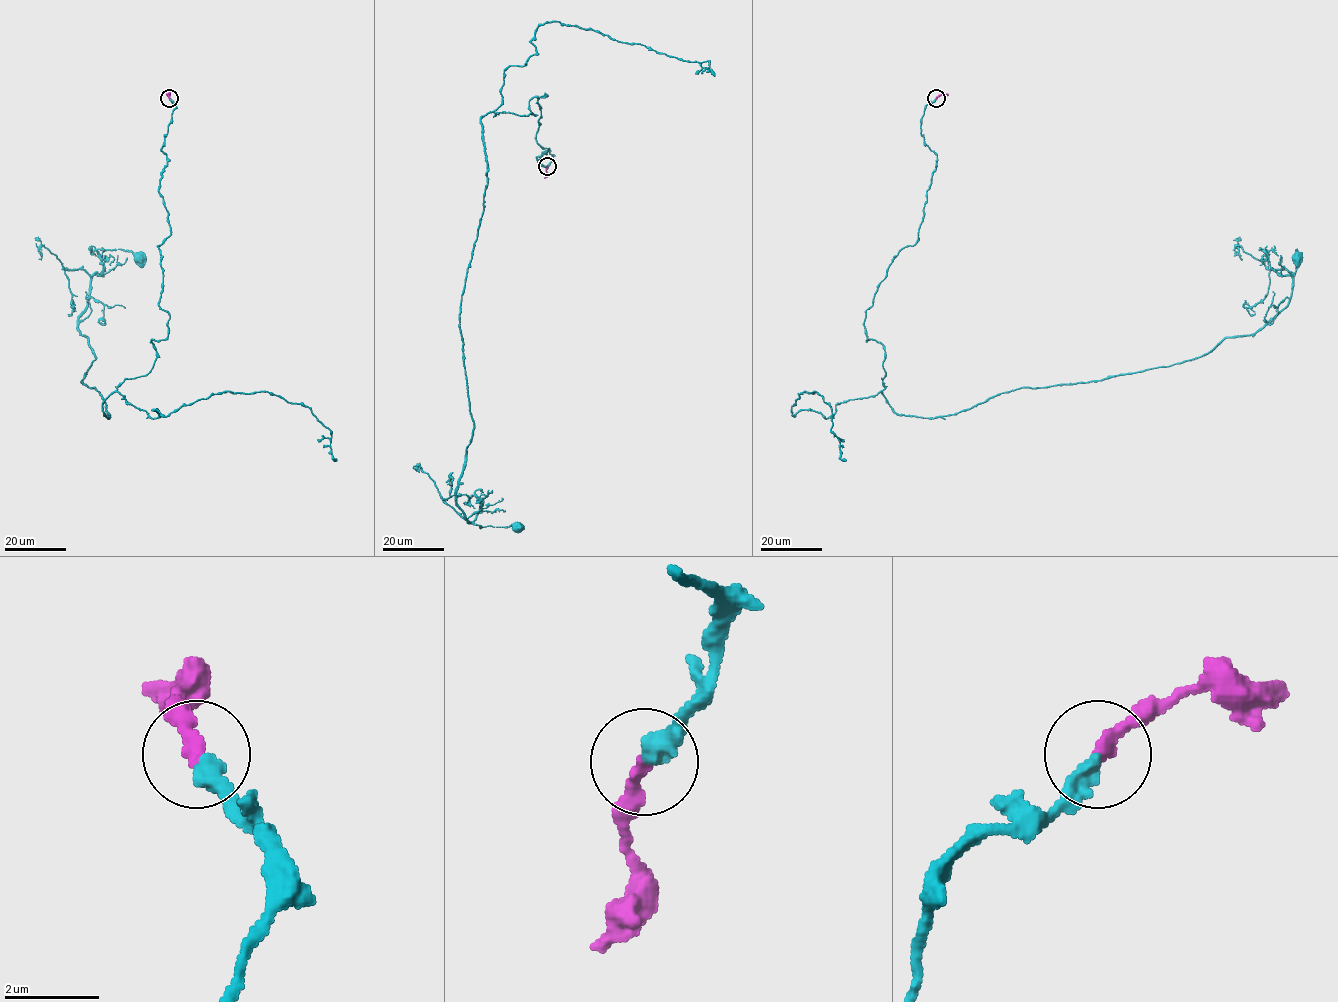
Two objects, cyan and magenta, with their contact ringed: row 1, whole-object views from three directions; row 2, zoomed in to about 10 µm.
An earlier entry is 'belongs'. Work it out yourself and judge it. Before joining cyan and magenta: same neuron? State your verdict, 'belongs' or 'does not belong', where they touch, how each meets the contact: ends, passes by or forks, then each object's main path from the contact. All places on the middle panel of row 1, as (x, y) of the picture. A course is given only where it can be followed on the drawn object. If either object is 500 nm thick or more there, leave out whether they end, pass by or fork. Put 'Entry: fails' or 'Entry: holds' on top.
Entry: fails
does not belong; at (547, 166); cyan ends there; magenta ends there; cyan runs (547, 166), (546, 94), (534, 115), (481, 119), (487, 185), (459, 319), (474, 427), (456, 505), (518, 529); magenta runs (547, 166), (545, 178)

